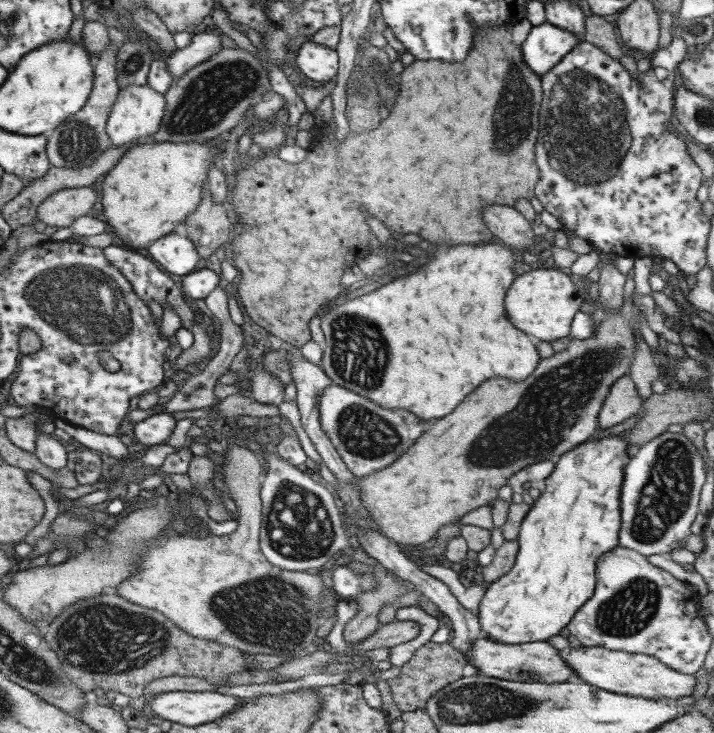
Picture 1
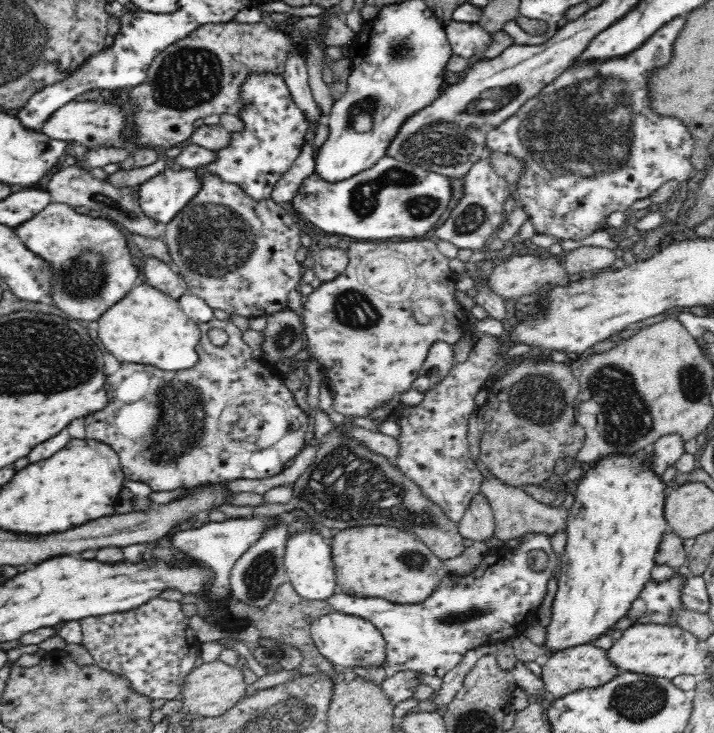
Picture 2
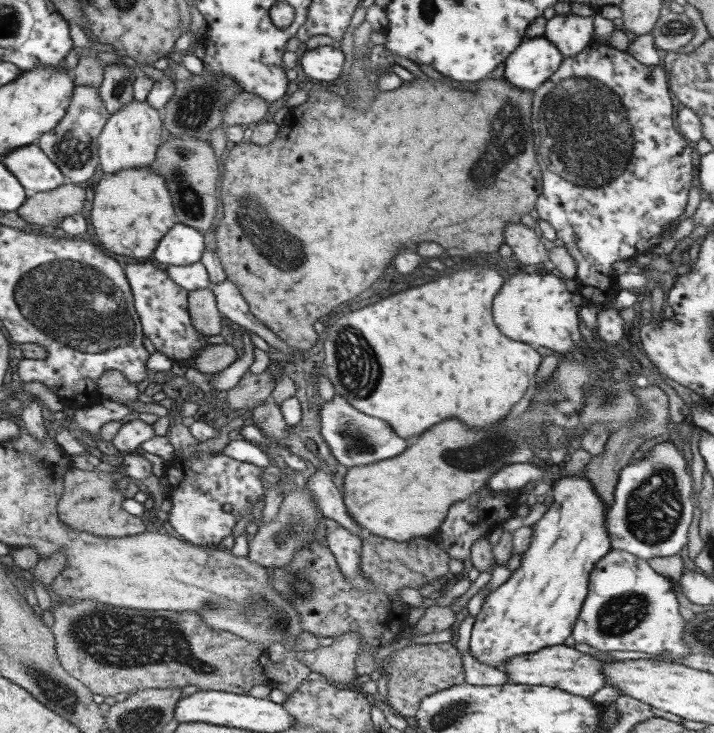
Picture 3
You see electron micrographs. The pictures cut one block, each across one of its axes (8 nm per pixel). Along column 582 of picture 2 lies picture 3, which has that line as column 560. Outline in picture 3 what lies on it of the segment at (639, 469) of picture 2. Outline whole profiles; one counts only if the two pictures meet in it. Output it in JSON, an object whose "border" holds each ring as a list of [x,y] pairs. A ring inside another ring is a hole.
{"border":[[[585,474],[553,475],[550,482],[554,492],[553,502],[543,517],[533,524],[533,535],[529,547],[521,554],[520,568],[514,570],[504,584],[498,585],[485,596],[471,630],[469,650],[473,657],[499,670],[515,656],[529,655],[541,648],[564,643],[572,634],[588,596],[590,574],[612,546],[607,531],[607,506],[603,505],[588,477]]]}

